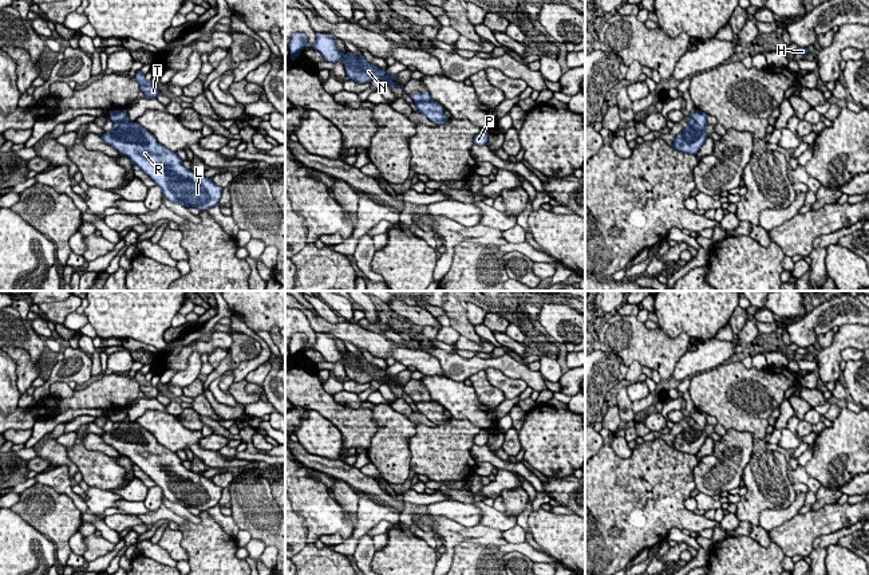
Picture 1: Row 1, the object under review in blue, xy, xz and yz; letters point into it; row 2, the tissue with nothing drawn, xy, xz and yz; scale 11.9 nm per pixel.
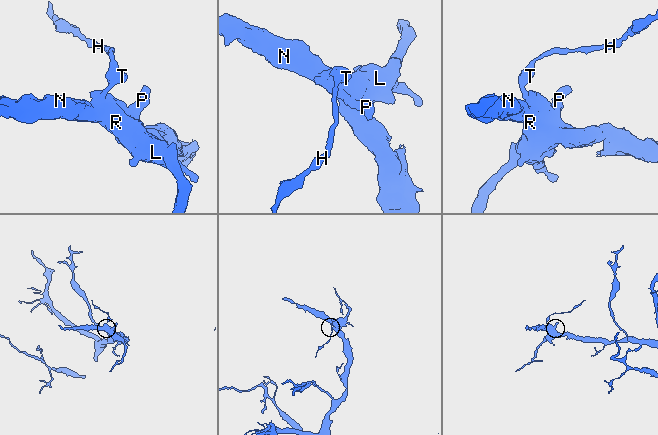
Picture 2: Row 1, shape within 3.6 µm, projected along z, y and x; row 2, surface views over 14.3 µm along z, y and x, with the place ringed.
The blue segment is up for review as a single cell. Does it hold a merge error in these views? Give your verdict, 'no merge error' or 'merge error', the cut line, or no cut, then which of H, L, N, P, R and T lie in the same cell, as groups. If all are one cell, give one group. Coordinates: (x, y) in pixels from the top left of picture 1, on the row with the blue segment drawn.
merge error; cut xz (430, 98), (415, 102); groups H T / L N P R

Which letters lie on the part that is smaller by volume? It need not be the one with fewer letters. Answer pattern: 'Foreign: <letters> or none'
Foreign: H, T

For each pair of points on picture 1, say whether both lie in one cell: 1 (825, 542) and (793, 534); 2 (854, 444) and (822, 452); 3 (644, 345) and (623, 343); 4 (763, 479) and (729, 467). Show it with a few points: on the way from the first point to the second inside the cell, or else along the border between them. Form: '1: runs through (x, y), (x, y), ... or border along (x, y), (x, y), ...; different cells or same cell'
1: border along (845, 527), (821, 534), (808, 555); different cells
2: runs through (846, 448), (841, 452), (830, 452); same cell
3: runs through (639, 343), (628, 343); same cell
4: border along (757, 442), (741, 477); different cells

